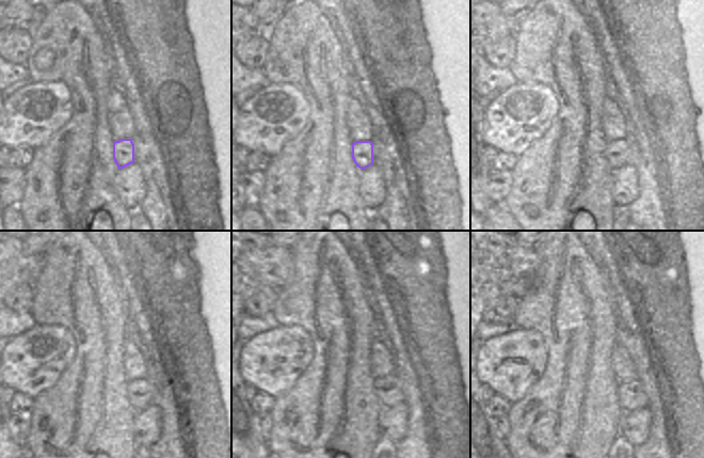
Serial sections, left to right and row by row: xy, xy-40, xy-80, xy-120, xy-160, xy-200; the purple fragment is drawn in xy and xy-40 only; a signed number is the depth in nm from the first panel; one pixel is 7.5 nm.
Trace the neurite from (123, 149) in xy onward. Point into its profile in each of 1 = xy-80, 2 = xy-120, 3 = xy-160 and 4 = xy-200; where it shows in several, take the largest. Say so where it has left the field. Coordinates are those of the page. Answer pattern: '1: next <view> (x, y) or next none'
1: next xy-80 (616, 153)
2: next xy-120 (140, 392)
3: next xy-160 (387, 390)
4: next xy-200 (632, 396)

